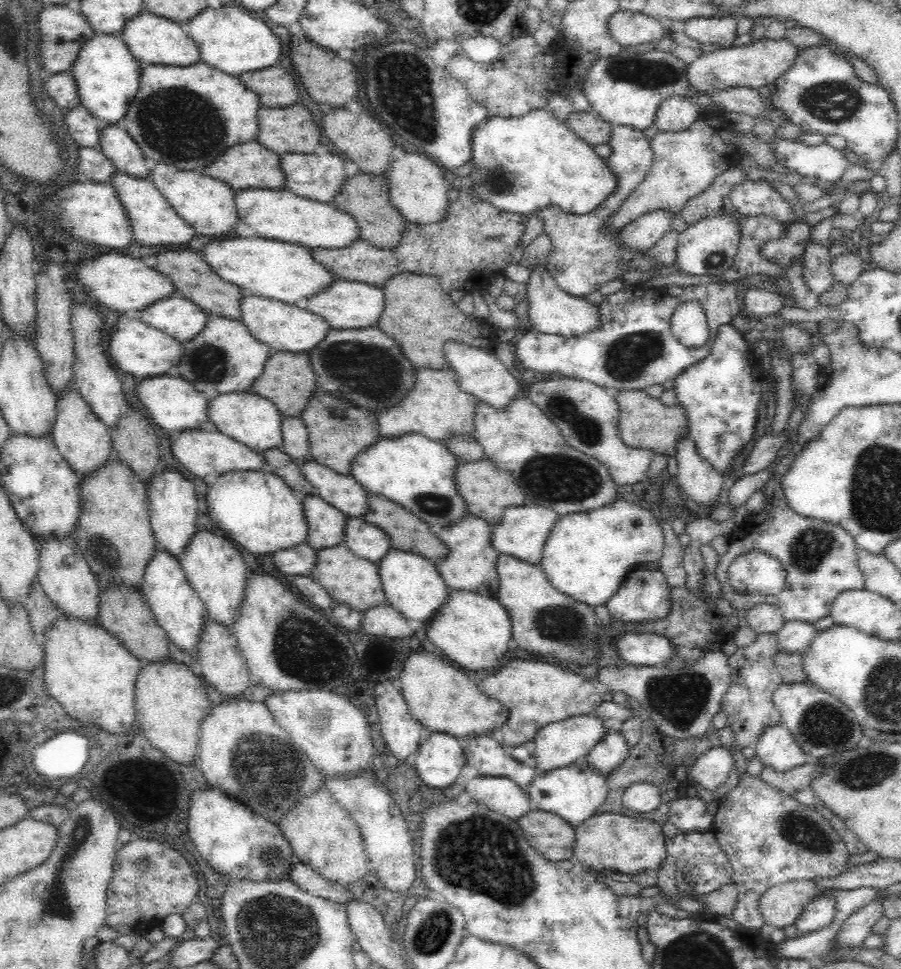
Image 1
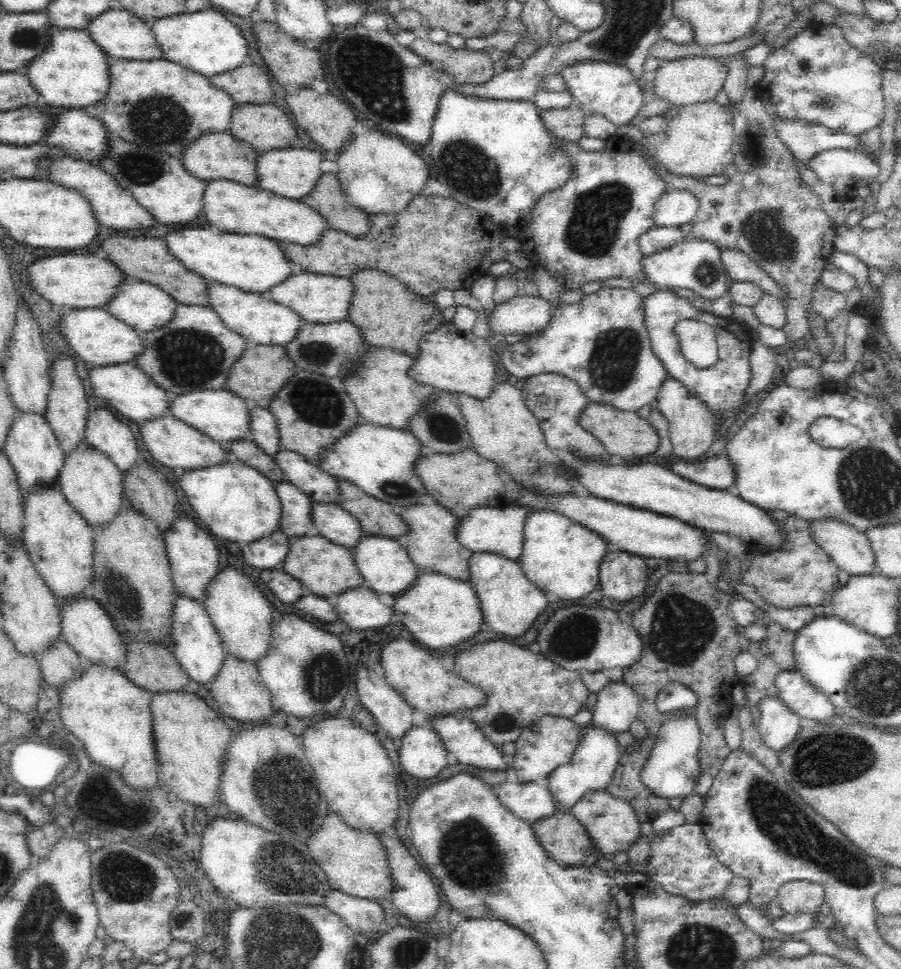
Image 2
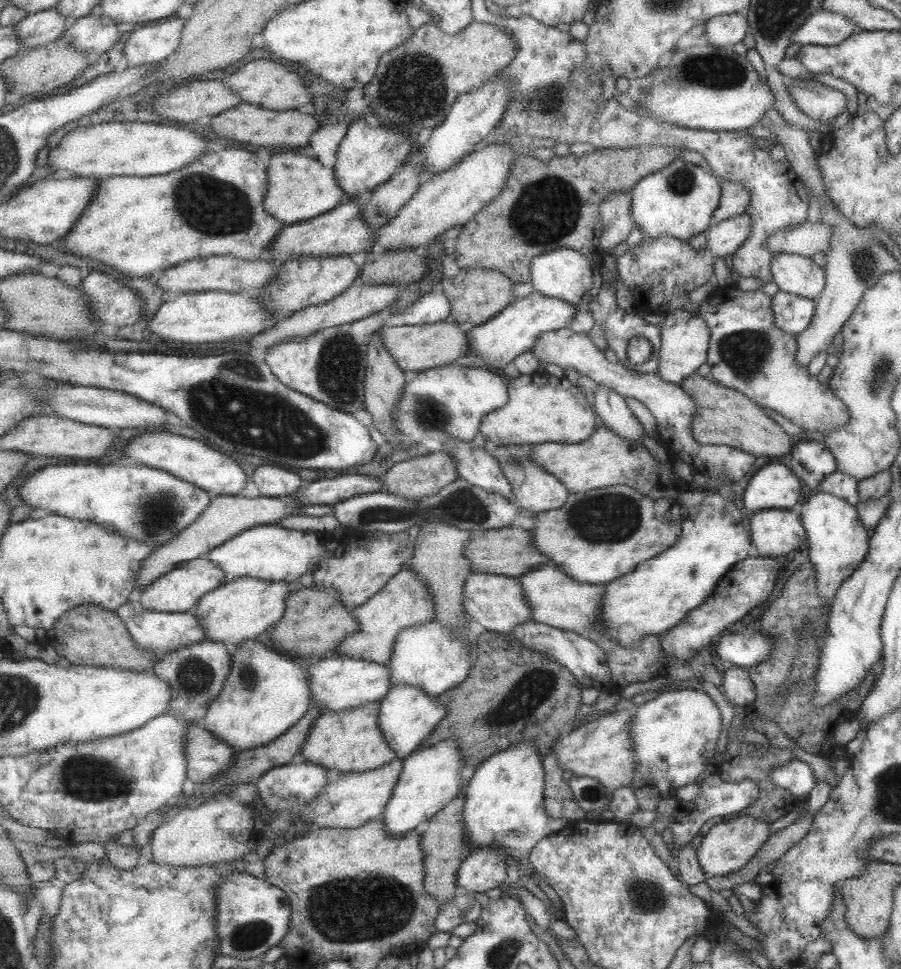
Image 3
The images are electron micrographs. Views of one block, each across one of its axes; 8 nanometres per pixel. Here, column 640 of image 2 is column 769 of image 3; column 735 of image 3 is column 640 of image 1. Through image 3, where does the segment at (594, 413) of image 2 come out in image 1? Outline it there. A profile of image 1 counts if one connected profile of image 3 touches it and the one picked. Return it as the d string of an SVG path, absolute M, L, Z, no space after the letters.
M644 390L615 392L613 397L618 405L618 420L615 427L626 446L647 448L655 453L672 456L678 437L688 435L686 411L680 404L675 403L671 407L666 407L659 399L649 397Z

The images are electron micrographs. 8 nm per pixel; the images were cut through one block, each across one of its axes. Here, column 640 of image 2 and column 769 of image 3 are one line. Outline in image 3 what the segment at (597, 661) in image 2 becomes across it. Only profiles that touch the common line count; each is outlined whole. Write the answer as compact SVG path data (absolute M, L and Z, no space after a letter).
M751 625L747 629L732 630L721 633L714 643L717 659L738 667L750 667L769 658L771 638Z

